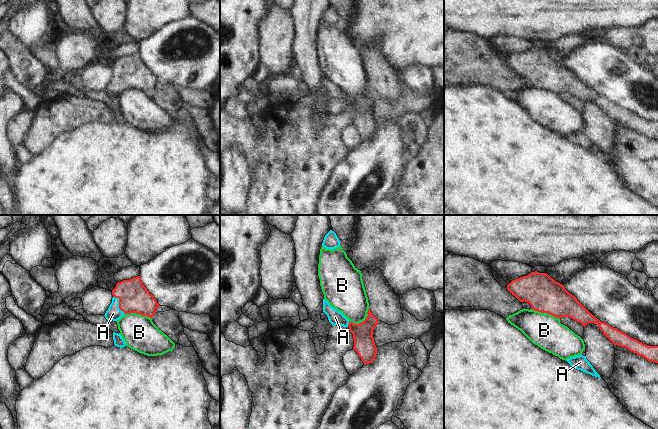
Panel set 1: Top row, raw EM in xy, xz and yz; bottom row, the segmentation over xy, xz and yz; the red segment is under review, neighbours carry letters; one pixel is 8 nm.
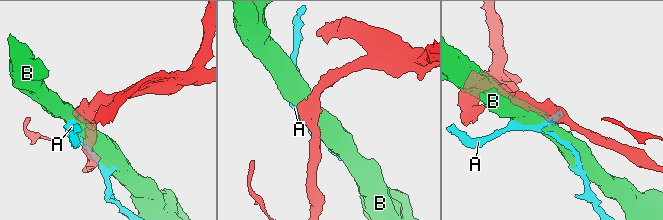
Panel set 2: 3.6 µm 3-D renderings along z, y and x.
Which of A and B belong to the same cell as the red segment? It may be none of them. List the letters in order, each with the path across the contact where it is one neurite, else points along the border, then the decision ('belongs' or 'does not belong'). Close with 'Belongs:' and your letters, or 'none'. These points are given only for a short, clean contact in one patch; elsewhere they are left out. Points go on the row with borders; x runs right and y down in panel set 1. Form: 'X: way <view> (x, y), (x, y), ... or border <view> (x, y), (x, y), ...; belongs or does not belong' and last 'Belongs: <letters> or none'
A: way xy (134, 297), (128, 297), (119, 304), (113, 313); belongs
B: border xy (125, 313), (139, 313), (151, 318); does not belong
Belongs: A

